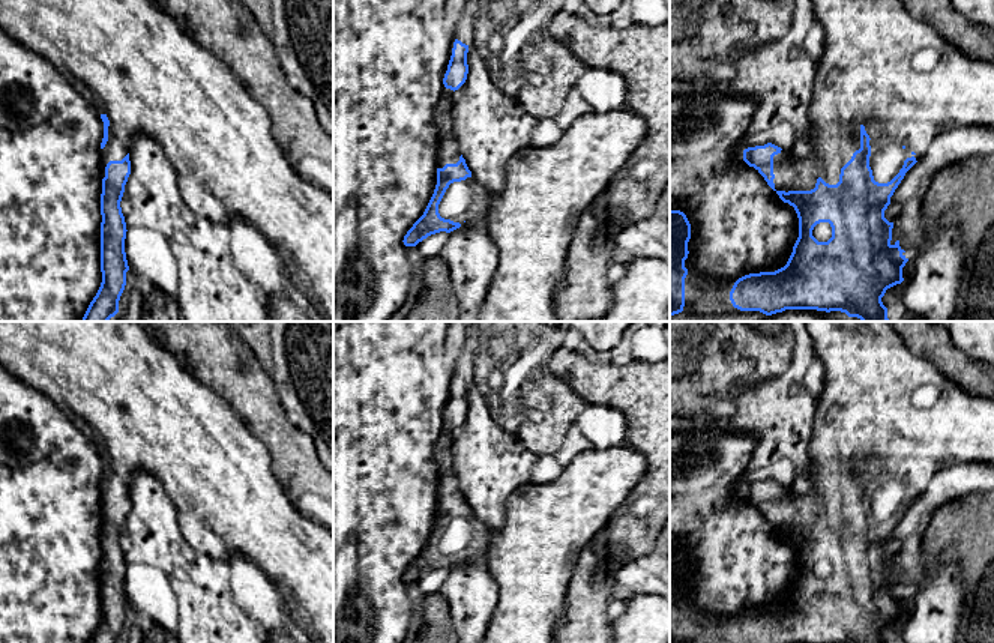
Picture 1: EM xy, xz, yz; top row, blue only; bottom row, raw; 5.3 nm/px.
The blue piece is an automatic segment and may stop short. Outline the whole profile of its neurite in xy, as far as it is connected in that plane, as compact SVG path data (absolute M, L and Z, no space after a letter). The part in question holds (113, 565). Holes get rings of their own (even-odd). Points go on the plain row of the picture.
M0 322L0 364L30 388L48 397L68 418L99 448L104 458L104 475L101 479L101 623L89 643L119 643L120 632L126 622L129 607L125 575L126 559L120 538L125 521L131 511L129 484L132 475L146 470L158 476L177 508L177 518L188 544L198 553L218 560L230 560L234 556L245 556L255 562L281 593L291 620L309 637L312 643L333 643L333 532L302 515L288 499L284 487L272 470L272 458L267 446L255 437L234 413L231 406L213 389L197 380L155 337L138 322Z

